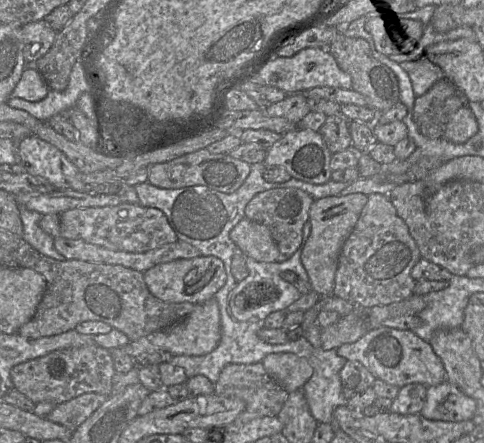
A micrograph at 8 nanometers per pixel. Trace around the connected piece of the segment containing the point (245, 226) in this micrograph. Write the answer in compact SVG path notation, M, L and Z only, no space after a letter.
M246 217L233 227L230 238L245 255L258 262L275 262L280 254L269 229Z

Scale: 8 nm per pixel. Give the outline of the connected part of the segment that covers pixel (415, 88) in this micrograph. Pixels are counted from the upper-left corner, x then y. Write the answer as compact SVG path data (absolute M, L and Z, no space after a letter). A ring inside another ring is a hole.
M421 55L401 63L401 71L407 76L415 99L426 93L435 82L444 78L442 70Z

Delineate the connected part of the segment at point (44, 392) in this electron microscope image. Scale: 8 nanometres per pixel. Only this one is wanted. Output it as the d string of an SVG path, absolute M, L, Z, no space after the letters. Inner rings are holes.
M96 344L53 351L15 365L10 372L14 388L35 404L51 401L56 404L68 401L84 393L109 396L112 393L112 378L115 373L110 350Z

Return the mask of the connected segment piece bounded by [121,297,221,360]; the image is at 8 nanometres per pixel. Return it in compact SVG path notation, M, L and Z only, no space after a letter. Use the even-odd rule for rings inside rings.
M213 297L195 304L195 309L183 320L170 327L153 332L135 341L129 341L121 349L134 360L142 354L203 355L212 351L221 339L221 319L219 305Z

